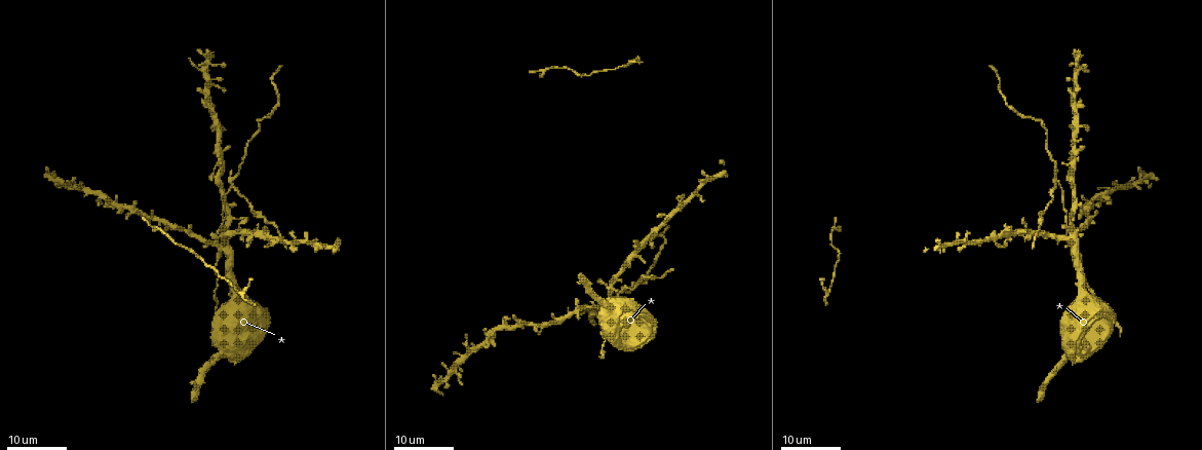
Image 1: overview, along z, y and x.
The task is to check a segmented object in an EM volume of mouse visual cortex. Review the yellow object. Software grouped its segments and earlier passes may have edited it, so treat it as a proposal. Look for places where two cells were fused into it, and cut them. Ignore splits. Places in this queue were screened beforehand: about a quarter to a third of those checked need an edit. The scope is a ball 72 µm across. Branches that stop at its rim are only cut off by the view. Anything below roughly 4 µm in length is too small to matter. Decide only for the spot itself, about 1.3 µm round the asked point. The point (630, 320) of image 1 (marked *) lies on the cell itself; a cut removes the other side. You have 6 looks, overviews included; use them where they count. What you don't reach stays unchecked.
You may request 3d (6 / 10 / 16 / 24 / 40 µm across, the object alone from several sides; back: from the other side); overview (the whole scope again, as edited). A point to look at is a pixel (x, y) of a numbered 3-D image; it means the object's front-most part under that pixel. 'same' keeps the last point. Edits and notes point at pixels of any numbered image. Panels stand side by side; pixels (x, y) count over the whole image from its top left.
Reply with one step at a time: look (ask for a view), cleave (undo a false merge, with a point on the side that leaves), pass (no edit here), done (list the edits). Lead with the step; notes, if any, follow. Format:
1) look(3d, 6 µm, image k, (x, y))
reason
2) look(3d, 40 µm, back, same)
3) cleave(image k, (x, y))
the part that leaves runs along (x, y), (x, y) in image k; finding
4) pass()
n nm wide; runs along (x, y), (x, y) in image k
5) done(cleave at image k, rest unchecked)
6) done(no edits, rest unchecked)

look(3d, 24 µm, image 1, (219, 249))

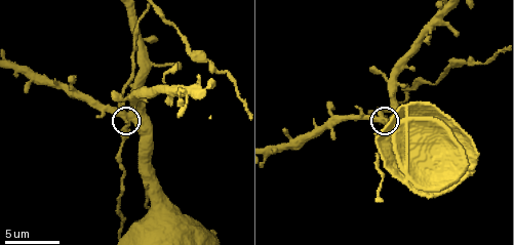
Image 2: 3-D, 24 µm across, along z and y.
look(3d, 10 µm, image 2, (130, 123))

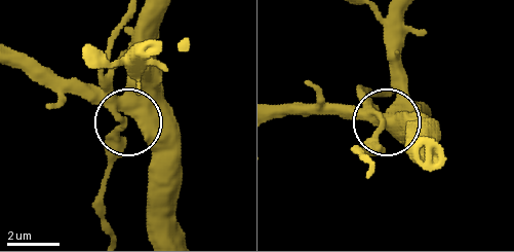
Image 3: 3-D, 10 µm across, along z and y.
pass()
350 nm wide; continuous, no second cell

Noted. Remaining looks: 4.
look(3d, 6 µm, image 2, (406, 89))
four or more arms meet

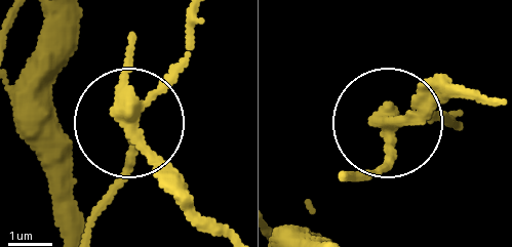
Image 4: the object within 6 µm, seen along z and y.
look(3d, 6 µm, back, image 4, (130, 129))
other side

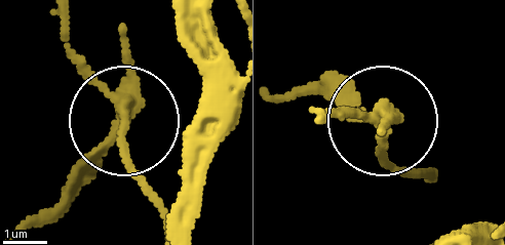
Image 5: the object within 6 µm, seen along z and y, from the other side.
cleave(image 5, (83, 155))
side arm 17 µm; the part that leaves runs along (119, 107), (109, 147), (31, 225) in image 5; a second cell is stuck on

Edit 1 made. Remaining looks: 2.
look(3d, 6 µm, image 2, (132, 78))
arms part here

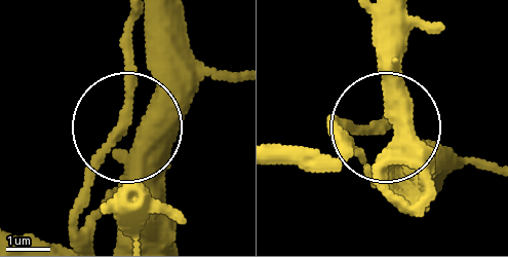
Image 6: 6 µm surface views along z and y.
pass()
runs along (431, 190), (387, 132), (438, 187) in image 6; all the same cell

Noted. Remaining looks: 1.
done(cleave at image 5, rest unchecked)

